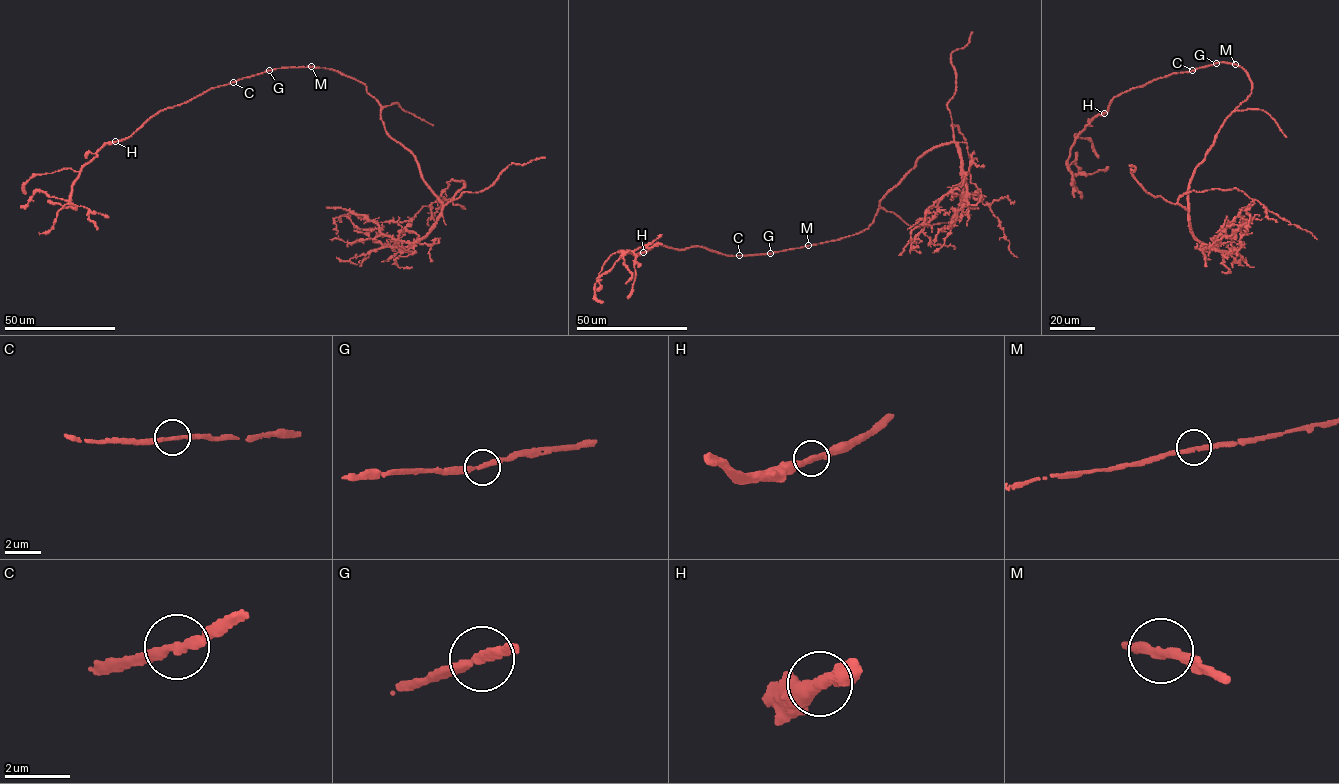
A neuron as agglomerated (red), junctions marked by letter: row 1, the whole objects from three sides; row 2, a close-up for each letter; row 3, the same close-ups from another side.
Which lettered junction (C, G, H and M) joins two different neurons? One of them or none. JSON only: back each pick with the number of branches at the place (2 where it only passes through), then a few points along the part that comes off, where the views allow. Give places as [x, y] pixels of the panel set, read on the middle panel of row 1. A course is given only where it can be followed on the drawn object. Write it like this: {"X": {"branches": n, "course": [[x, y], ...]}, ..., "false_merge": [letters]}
{"false_merge": []}

